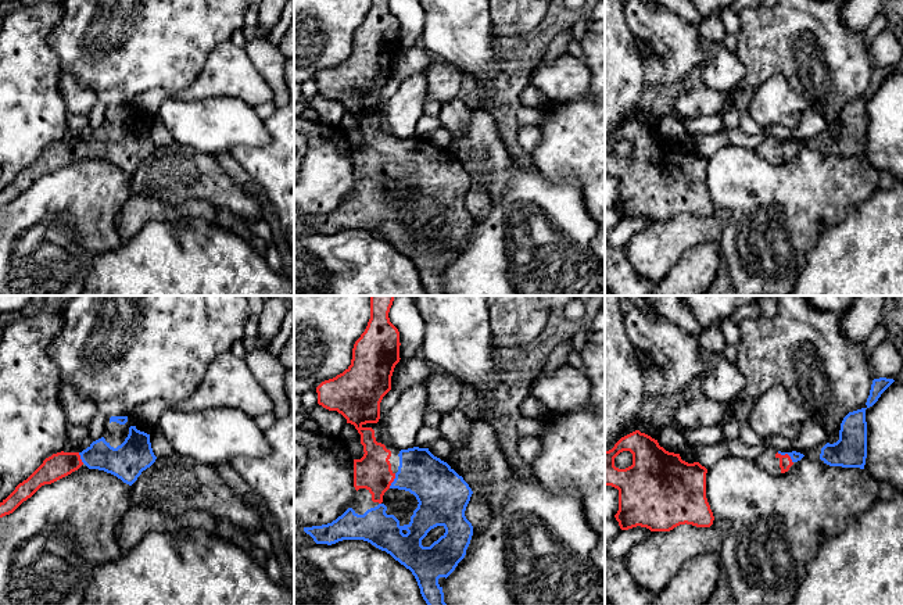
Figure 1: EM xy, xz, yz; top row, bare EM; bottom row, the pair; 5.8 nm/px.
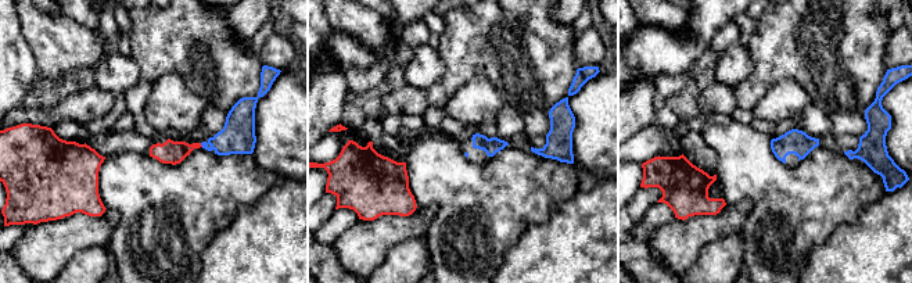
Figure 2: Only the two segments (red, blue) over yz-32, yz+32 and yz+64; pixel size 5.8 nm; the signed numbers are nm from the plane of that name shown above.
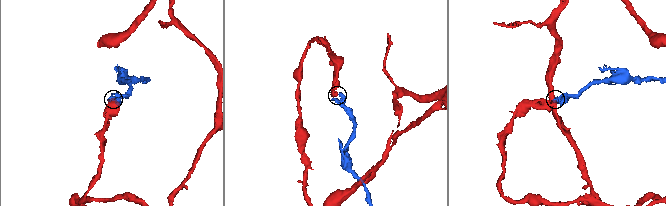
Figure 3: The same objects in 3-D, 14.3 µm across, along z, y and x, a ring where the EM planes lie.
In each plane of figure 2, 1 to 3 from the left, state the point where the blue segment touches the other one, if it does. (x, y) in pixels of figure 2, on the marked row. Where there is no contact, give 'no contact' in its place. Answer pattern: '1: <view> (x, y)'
1: yz-32 (200, 144)
2: no contact
3: no contact

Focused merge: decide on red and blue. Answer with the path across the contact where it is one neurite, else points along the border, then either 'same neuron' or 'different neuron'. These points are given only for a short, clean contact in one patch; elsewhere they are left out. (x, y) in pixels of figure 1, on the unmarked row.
runs through yz (785, 151), (787, 143), (795, 146); same neuron

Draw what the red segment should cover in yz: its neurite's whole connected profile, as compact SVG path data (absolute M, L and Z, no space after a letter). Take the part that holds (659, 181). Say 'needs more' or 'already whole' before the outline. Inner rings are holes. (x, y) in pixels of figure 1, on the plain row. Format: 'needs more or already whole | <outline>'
already whole | M639 119L621 126L612 139L605 140L605 175L619 179L614 207L621 219L641 215L651 221L670 221L685 212L710 216L714 205L706 187L706 162L707 158L699 151L682 150L680 143L666 140L657 129ZM623 140L633 143L633 154L619 158L614 147Z

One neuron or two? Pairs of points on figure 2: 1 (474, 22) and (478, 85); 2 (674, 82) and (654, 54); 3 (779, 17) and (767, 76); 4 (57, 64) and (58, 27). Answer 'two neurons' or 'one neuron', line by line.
1: two neurons
2: two neurons
3: one neuron
4: one neuron

